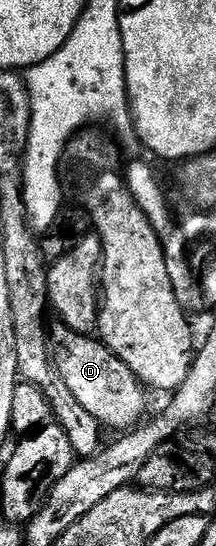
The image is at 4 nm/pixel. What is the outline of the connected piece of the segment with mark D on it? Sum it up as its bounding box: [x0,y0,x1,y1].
[51,324,146,432]

